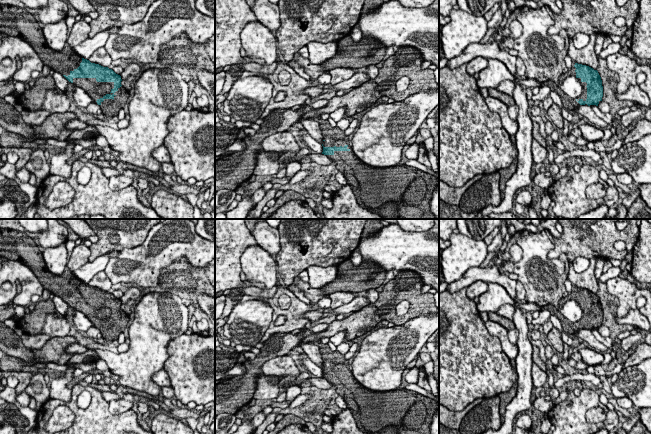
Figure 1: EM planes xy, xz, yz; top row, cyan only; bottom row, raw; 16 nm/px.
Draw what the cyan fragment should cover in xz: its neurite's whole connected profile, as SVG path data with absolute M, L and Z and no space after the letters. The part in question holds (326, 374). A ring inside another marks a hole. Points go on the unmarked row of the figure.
M320 343L319 348L324 362L322 378L336 388L336 393L344 399L362 432L367 434L430 434L432 417L439 407L438 401L407 389L369 390L354 378L344 355L337 350L332 351L328 344Z

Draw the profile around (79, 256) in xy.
M83 242L75 246L67 263L68 269L75 270L82 267L88 262L90 255L90 248L85 246Z

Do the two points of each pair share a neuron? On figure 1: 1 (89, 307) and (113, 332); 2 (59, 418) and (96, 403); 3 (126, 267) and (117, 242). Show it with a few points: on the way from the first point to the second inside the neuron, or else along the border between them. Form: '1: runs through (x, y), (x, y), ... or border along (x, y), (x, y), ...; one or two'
1: runs through (90, 314), (99, 323), (106, 326); one
2: border along (75, 415), (66, 406), (57, 406), (49, 418); two
3: border along (142, 243), (133, 247), (122, 248), (119, 251); two

